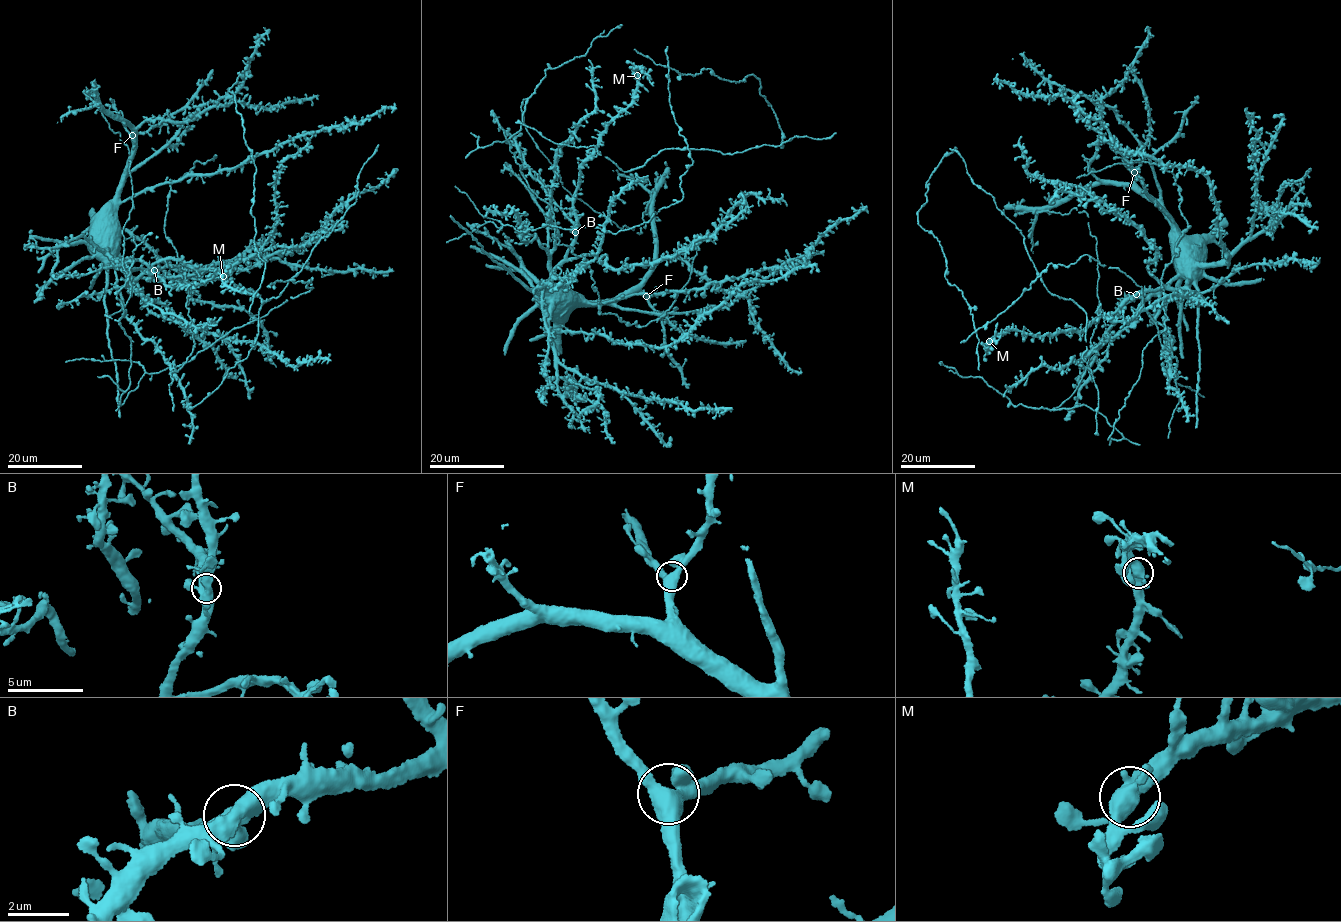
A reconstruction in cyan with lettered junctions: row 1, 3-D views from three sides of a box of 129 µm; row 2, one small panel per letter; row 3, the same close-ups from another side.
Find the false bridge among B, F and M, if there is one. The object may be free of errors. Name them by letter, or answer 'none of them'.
none of them

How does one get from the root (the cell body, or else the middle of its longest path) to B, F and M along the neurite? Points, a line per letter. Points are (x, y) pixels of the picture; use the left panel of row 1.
B: (100, 228), (108, 225), (112, 234), (114, 265), (135, 278), (154, 270)
F: (100, 228), (108, 225), (110, 211), (124, 183), (132, 135)
M: (100, 228), (108, 225), (113, 263), (132, 278), (154, 271), (172, 287), (223, 276)

